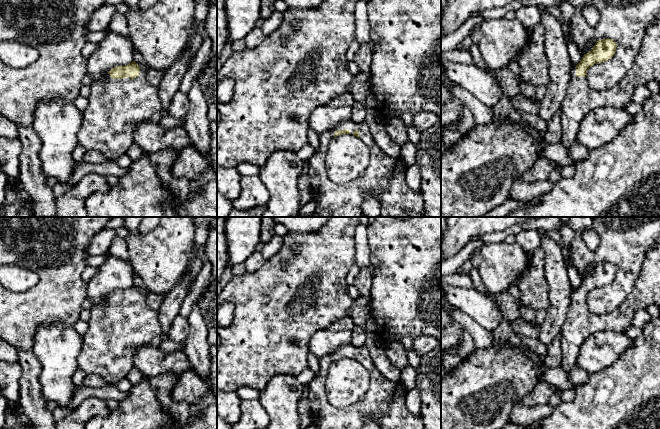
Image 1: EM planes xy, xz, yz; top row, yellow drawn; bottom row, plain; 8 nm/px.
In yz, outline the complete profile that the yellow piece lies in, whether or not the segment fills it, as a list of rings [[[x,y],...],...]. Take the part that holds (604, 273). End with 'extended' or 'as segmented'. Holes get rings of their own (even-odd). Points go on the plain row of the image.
[[[660,243],[648,249],[633,291],[622,305],[601,316],[591,313],[586,303],[588,293],[610,284],[616,271],[613,263],[596,265],[593,273],[571,294],[560,332],[561,368],[566,373],[578,367],[580,347],[590,335],[600,331],[624,333],[638,310],[646,310],[651,304],[656,304],[660,310]]]; extended

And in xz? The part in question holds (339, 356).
[[[352,343],[341,346],[332,353],[319,358],[319,371],[306,386],[310,407],[313,411],[315,429],[361,429],[368,421],[376,422],[381,429],[424,429],[421,414],[412,414],[406,406],[407,390],[401,382],[394,383],[384,378],[377,370],[366,346],[356,346]],[[342,358],[353,358],[360,362],[370,373],[370,386],[364,397],[348,408],[336,408],[327,401],[325,383],[330,366]]]; extended

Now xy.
[[[135,285],[112,292],[102,302],[90,309],[88,330],[82,336],[78,367],[84,374],[97,374],[108,384],[116,385],[134,368],[133,357],[137,348],[161,336],[158,312],[146,304],[147,293]]]; extended

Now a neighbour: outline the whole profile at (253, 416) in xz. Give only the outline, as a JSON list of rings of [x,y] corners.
[[[259,399],[241,400],[241,418],[233,429],[266,429],[269,416],[259,402]]]

